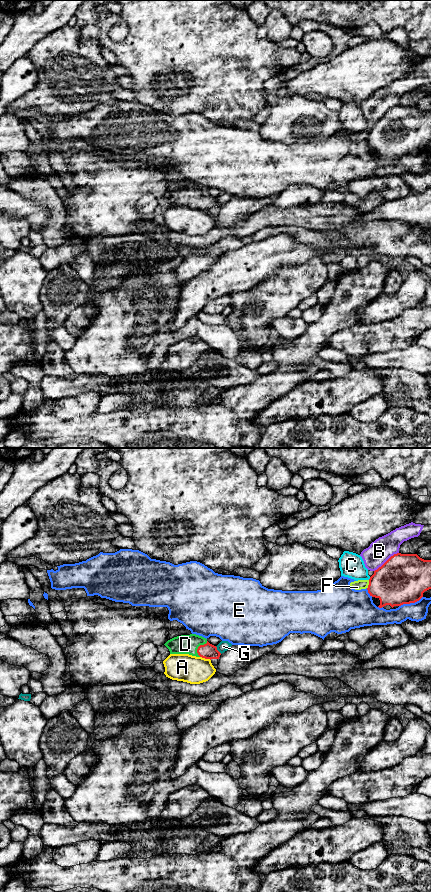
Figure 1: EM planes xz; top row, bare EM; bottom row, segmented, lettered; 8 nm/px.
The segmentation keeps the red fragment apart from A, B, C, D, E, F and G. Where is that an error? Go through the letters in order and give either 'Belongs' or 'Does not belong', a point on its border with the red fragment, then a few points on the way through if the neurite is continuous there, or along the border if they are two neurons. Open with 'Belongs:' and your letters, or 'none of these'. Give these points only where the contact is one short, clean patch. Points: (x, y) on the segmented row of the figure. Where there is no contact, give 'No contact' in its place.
Belongs: D
A: Does not belong. Touches red at xz (205, 658). Boundary: xz (200, 656), (210, 660)
B: Does not belong. Touches red at xz (387, 560). Boundary: xz (398, 552), (391, 555), (374, 571)
C: Does not belong. Touches red at xz (370, 578)
D: Belongs. Touches red at xz (198, 647). Path across: xz (208, 651), (198, 647), (193, 644), (185, 644)
E: Does not belong. Touches red at xz (410, 602)
F: Does not belong. Touches red at xz (369, 584)
G: Does not belong. Touches red at xz (217, 650). Boundary: xz (215, 646), (221, 653)

